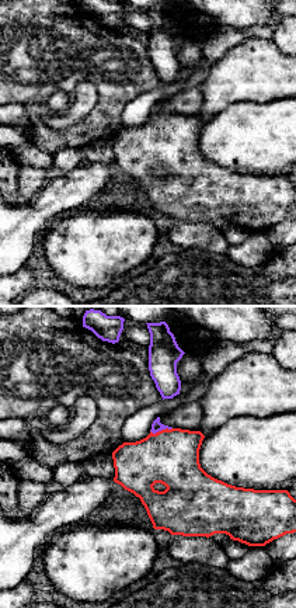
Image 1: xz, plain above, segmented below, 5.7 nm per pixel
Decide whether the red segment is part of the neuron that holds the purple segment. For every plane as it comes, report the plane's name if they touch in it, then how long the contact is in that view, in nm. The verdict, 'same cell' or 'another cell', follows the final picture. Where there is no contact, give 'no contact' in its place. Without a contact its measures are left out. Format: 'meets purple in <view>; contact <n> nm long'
meets purple in xz; contact 130 nm long

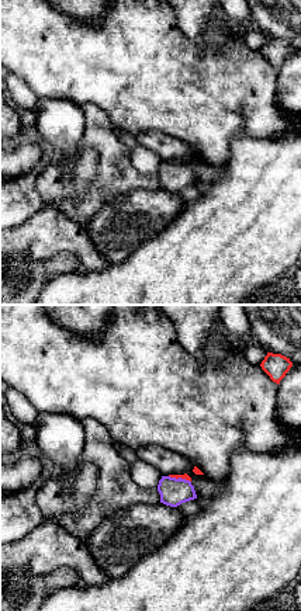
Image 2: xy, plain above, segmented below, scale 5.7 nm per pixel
meets purple in xy; contact 130 nm long

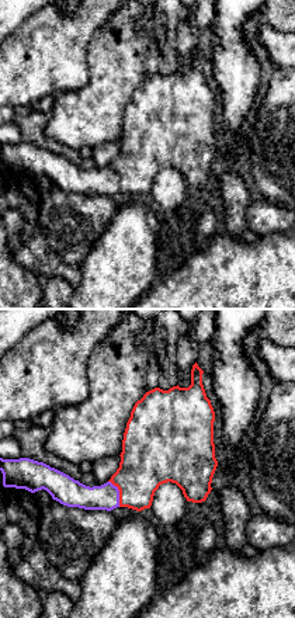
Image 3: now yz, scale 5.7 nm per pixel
meets purple in yz; contact 170 nm long

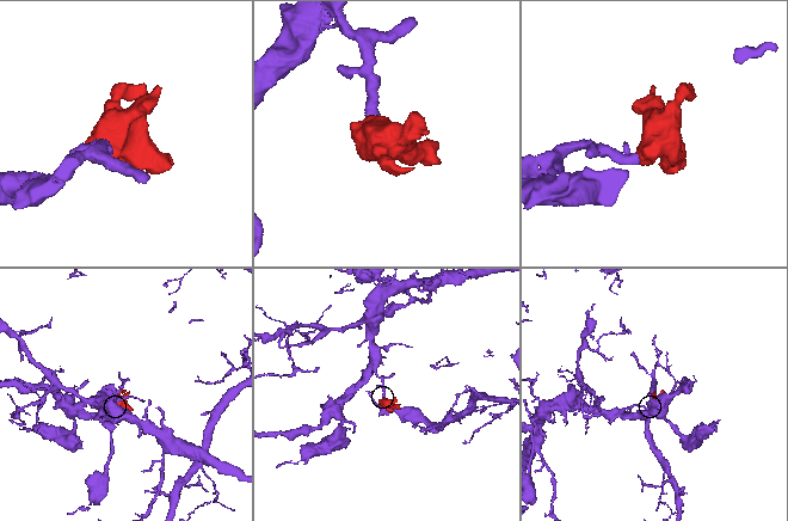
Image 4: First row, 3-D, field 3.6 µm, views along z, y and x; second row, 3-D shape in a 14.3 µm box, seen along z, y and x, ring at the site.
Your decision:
same cell

